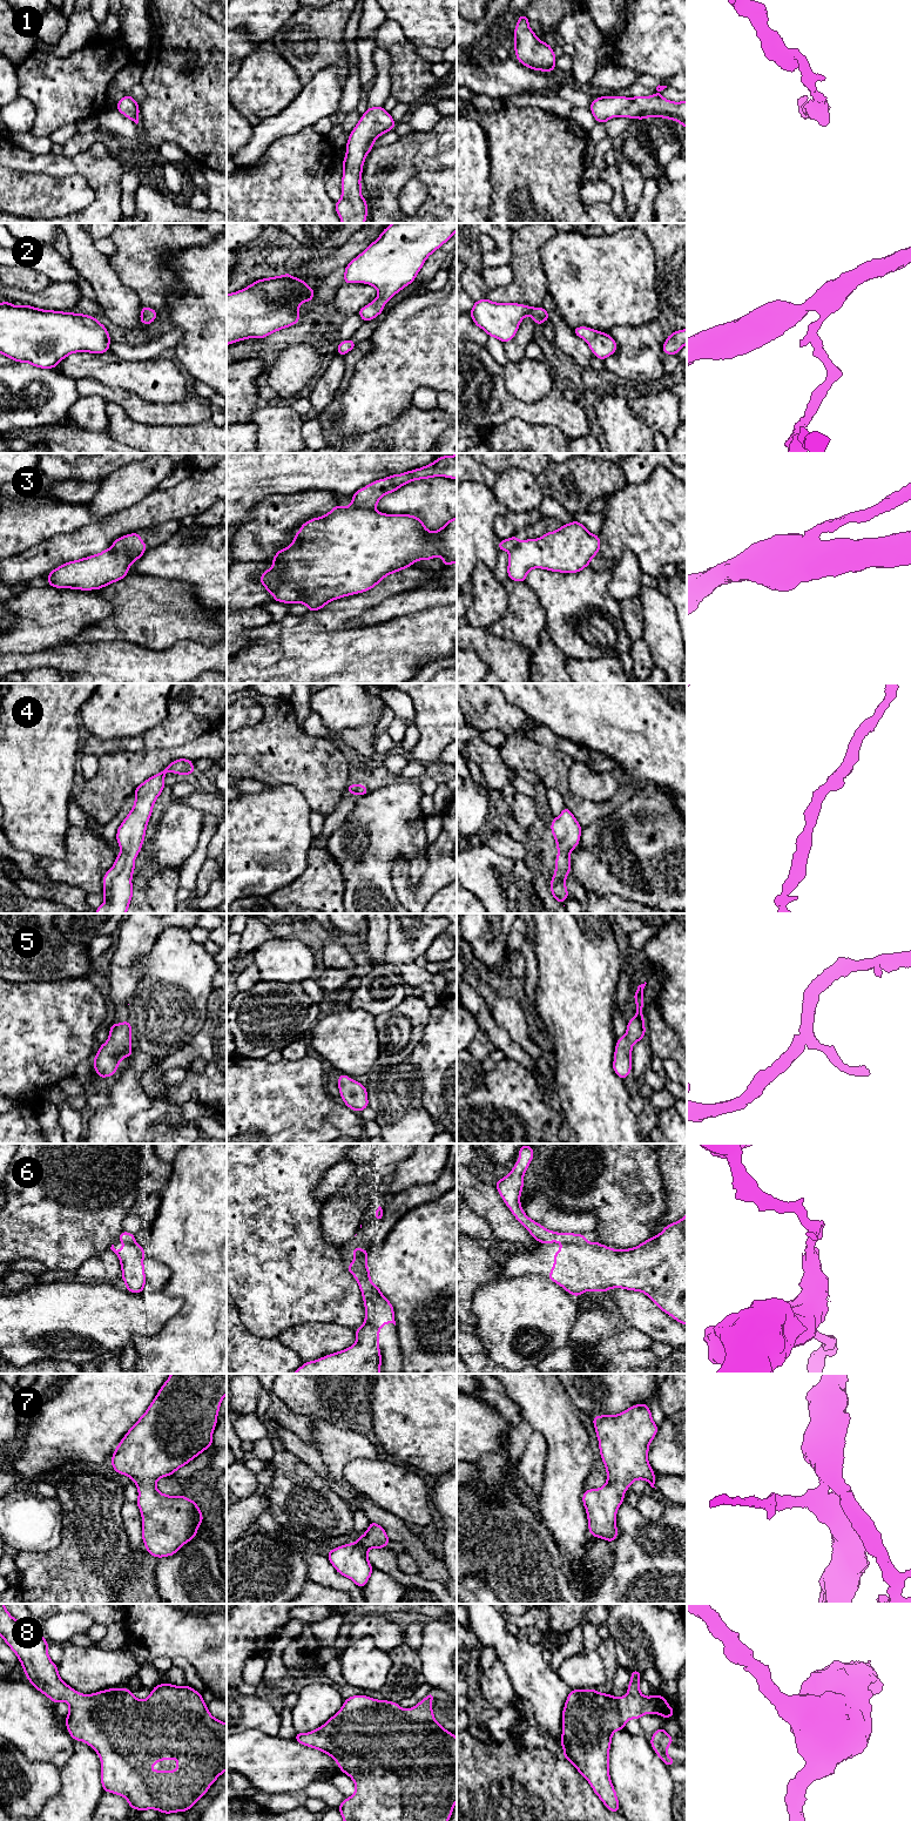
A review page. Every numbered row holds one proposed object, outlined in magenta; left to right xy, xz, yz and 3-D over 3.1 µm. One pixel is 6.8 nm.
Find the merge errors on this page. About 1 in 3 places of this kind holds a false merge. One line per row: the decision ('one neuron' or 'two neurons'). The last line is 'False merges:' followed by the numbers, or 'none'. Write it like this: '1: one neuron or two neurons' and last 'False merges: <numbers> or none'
1: one neuron
2: one neuron
3: two neurons
4: one neuron
5: one neuron
6: two neurons
7: one neuron
8: one neuron
False merges: 3, 6

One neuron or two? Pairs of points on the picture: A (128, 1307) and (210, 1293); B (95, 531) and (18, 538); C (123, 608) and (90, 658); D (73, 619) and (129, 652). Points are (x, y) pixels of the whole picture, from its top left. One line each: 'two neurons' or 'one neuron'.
A: two neurons
B: two neurons
C: two neurons
D: two neurons

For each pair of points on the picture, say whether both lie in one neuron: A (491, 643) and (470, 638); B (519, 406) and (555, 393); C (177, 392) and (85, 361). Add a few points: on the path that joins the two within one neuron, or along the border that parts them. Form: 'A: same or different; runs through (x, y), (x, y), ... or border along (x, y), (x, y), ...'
A: same; runs through (486, 643), (474, 638)
B: same; runs through (528, 407), (541, 407), (546, 403)
C: same; runs through (154, 380), (128, 376), (108, 368)

